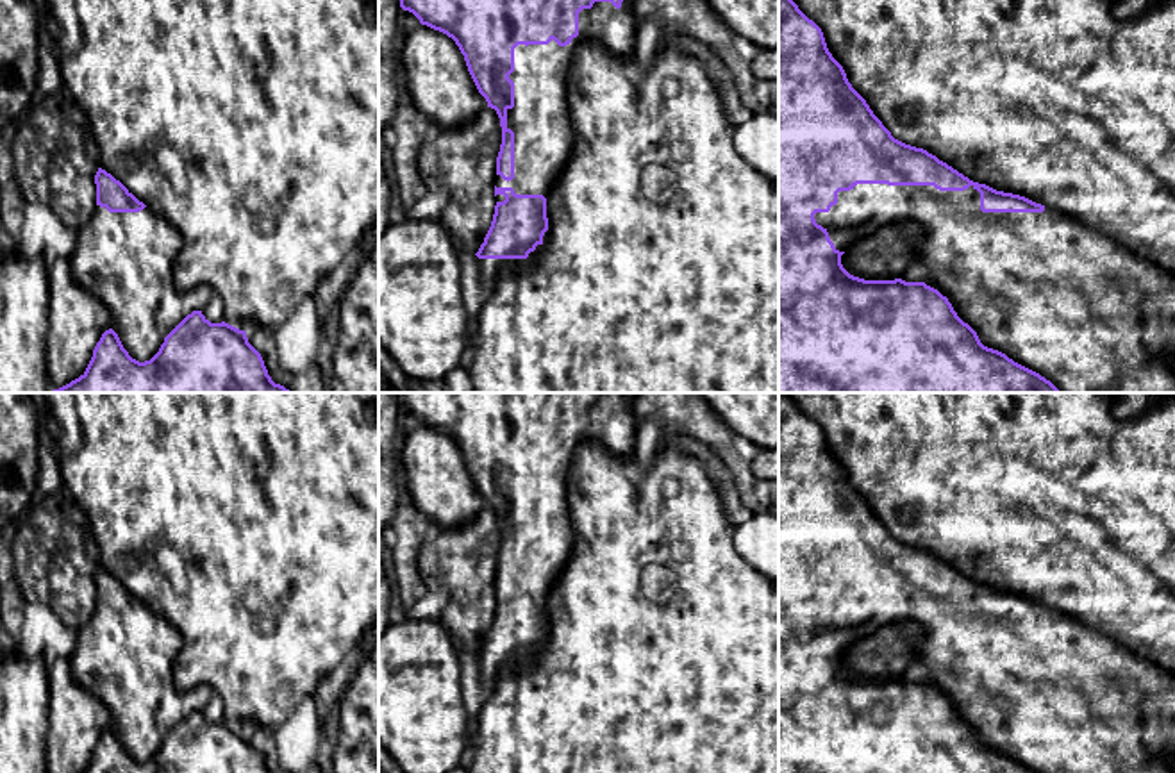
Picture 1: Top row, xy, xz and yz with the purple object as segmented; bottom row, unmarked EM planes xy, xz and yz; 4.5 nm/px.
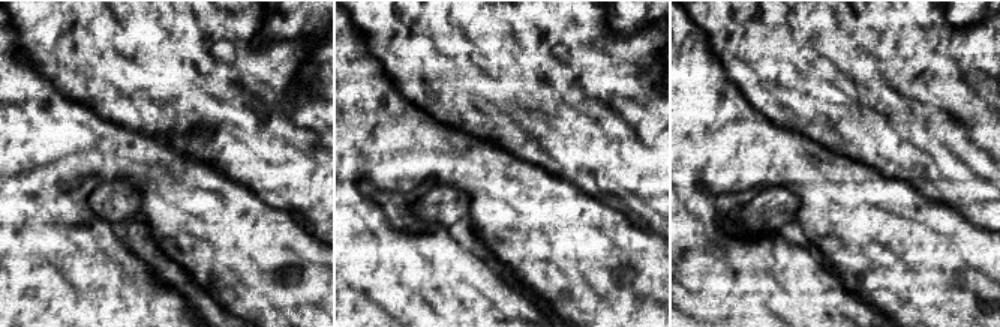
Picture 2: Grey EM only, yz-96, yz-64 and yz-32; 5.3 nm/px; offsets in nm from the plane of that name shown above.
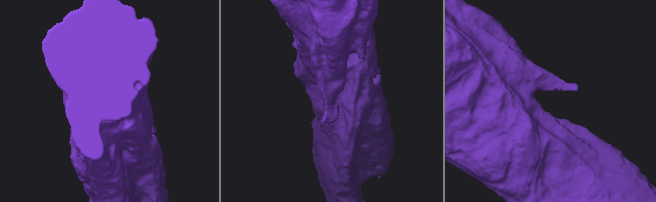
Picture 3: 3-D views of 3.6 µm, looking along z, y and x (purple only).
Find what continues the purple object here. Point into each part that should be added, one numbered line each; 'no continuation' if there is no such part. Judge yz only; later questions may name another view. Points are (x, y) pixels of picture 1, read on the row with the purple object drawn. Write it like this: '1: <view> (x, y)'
1: yz (1068, 302)

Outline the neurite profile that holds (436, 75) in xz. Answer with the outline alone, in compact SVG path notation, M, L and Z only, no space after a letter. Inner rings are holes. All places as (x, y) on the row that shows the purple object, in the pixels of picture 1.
M420 25L400 37L398 48L407 93L430 125L457 129L488 107L464 55L446 34Z

